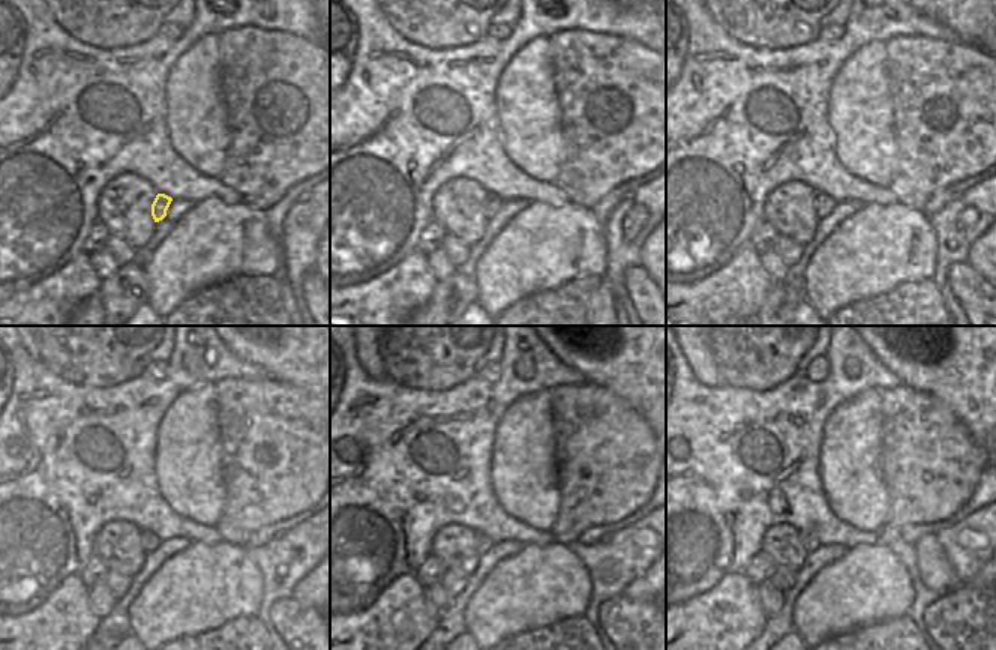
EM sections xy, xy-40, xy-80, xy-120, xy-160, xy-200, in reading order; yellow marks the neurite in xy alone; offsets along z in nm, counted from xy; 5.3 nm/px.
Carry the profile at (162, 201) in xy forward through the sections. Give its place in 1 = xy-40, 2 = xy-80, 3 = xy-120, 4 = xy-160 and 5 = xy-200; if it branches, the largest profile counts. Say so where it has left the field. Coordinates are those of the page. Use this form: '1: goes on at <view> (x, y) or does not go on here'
1: goes on at xy-40 (492, 203)
2: goes on at xy-80 (824, 203)
3: goes on at xy-120 (149, 541)
4: goes on at xy-160 (482, 542)
5: goes on at xy-200 (809, 539)

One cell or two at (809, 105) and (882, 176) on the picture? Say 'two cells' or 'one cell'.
two cells

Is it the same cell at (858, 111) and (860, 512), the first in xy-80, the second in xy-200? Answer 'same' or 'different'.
same

